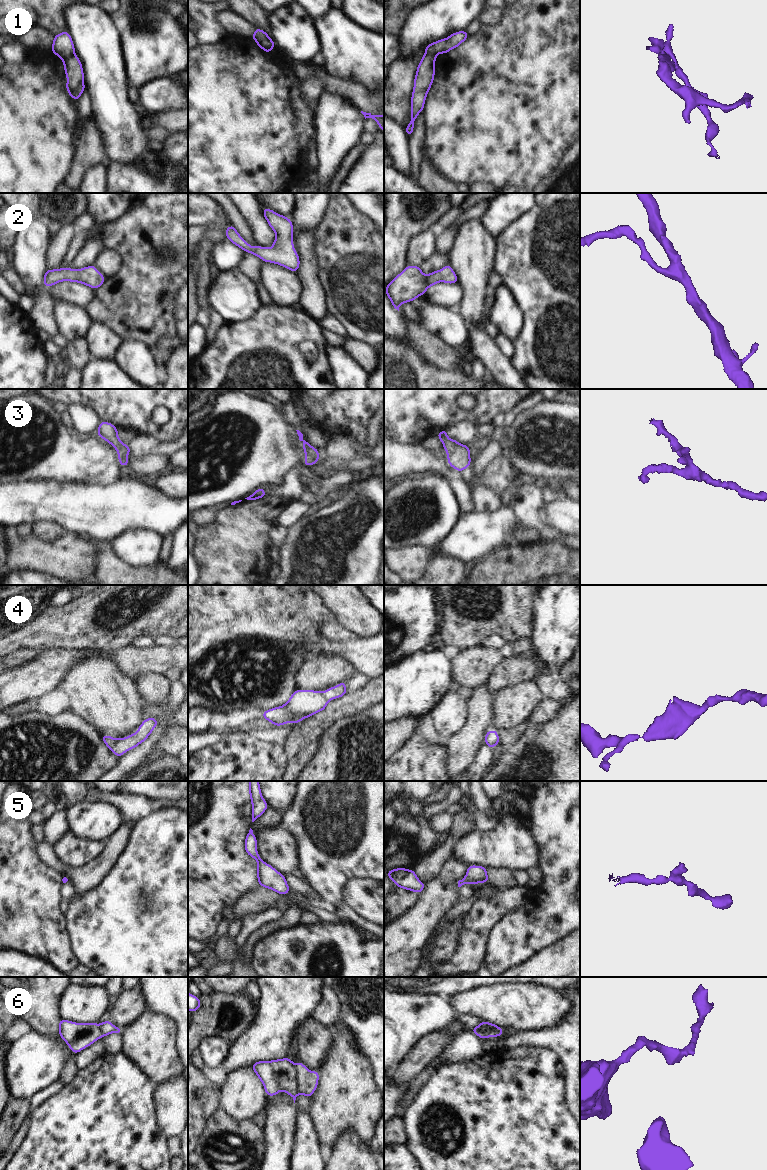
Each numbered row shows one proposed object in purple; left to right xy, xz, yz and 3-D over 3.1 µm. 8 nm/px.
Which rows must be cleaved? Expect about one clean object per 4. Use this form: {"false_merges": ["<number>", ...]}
{"false_merges": ["1", "6"]}

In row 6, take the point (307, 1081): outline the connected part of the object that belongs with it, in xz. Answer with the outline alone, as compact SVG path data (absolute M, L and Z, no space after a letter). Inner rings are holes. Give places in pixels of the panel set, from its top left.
M297 1062L295 1067L298 1094L302 1094L306 1097L311 1097L319 1084L319 1072L309 1071L301 1062Z

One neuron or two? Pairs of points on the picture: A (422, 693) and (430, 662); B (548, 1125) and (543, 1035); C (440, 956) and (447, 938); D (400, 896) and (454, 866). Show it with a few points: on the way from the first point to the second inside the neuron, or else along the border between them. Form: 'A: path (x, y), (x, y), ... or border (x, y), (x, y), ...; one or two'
A: path (422, 685), (422, 680), (430, 670); one
B: border (521, 1045), (548, 1048), (563, 1062); two
C: path (440, 952), (446, 942); one
D: border (419, 894), (418, 900), (404, 913); two

